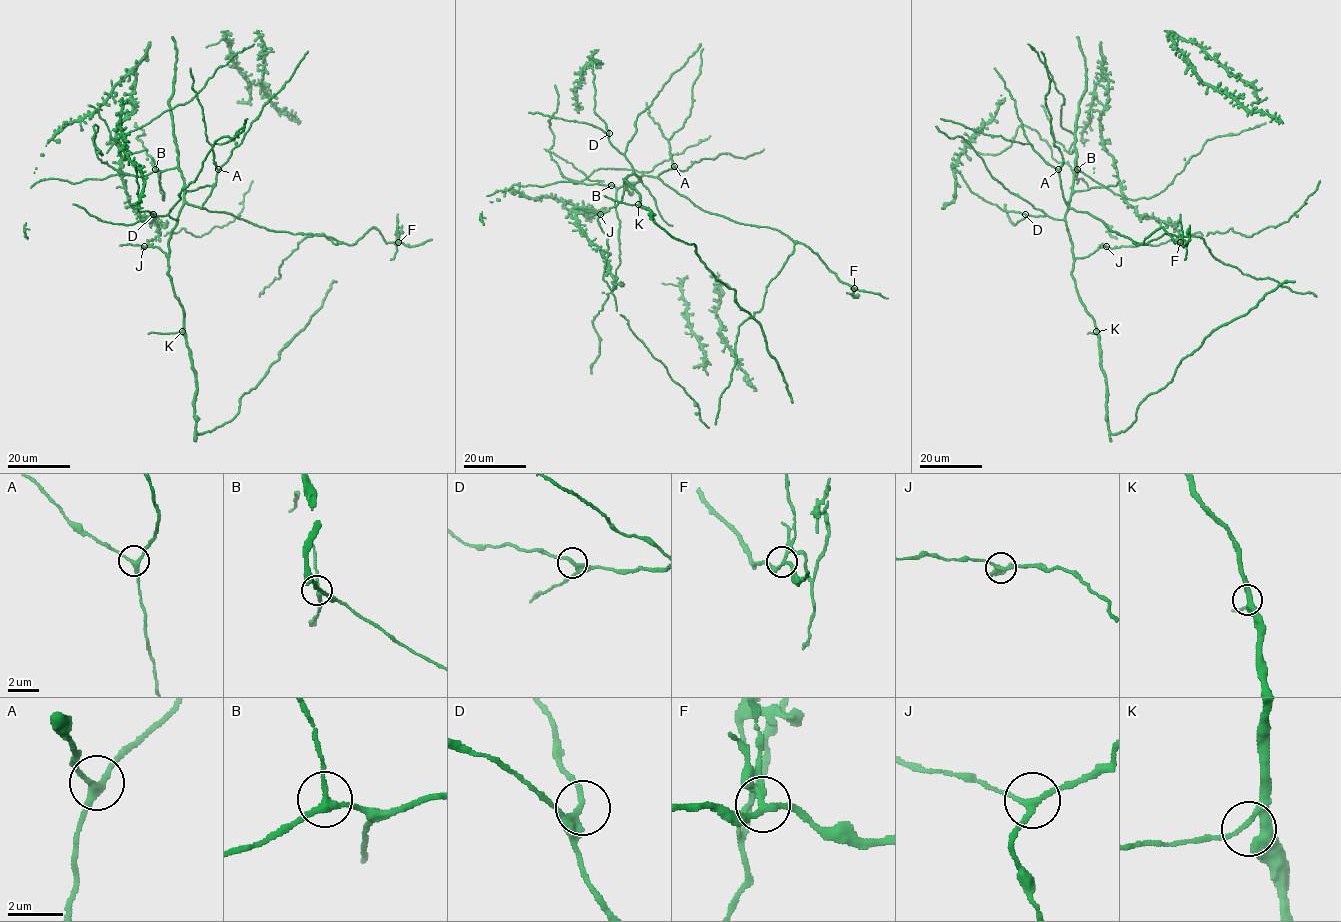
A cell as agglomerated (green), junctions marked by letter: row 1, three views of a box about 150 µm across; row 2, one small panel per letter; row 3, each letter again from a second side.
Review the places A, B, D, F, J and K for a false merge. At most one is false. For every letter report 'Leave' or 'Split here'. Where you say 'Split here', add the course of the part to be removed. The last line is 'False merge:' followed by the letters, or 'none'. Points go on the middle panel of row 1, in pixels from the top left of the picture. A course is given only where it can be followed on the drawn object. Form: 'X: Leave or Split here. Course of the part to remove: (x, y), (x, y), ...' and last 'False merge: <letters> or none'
A: Leave
B: Leave
D: Leave
F: Split here
J: Leave
K: Leave
False merge: F

